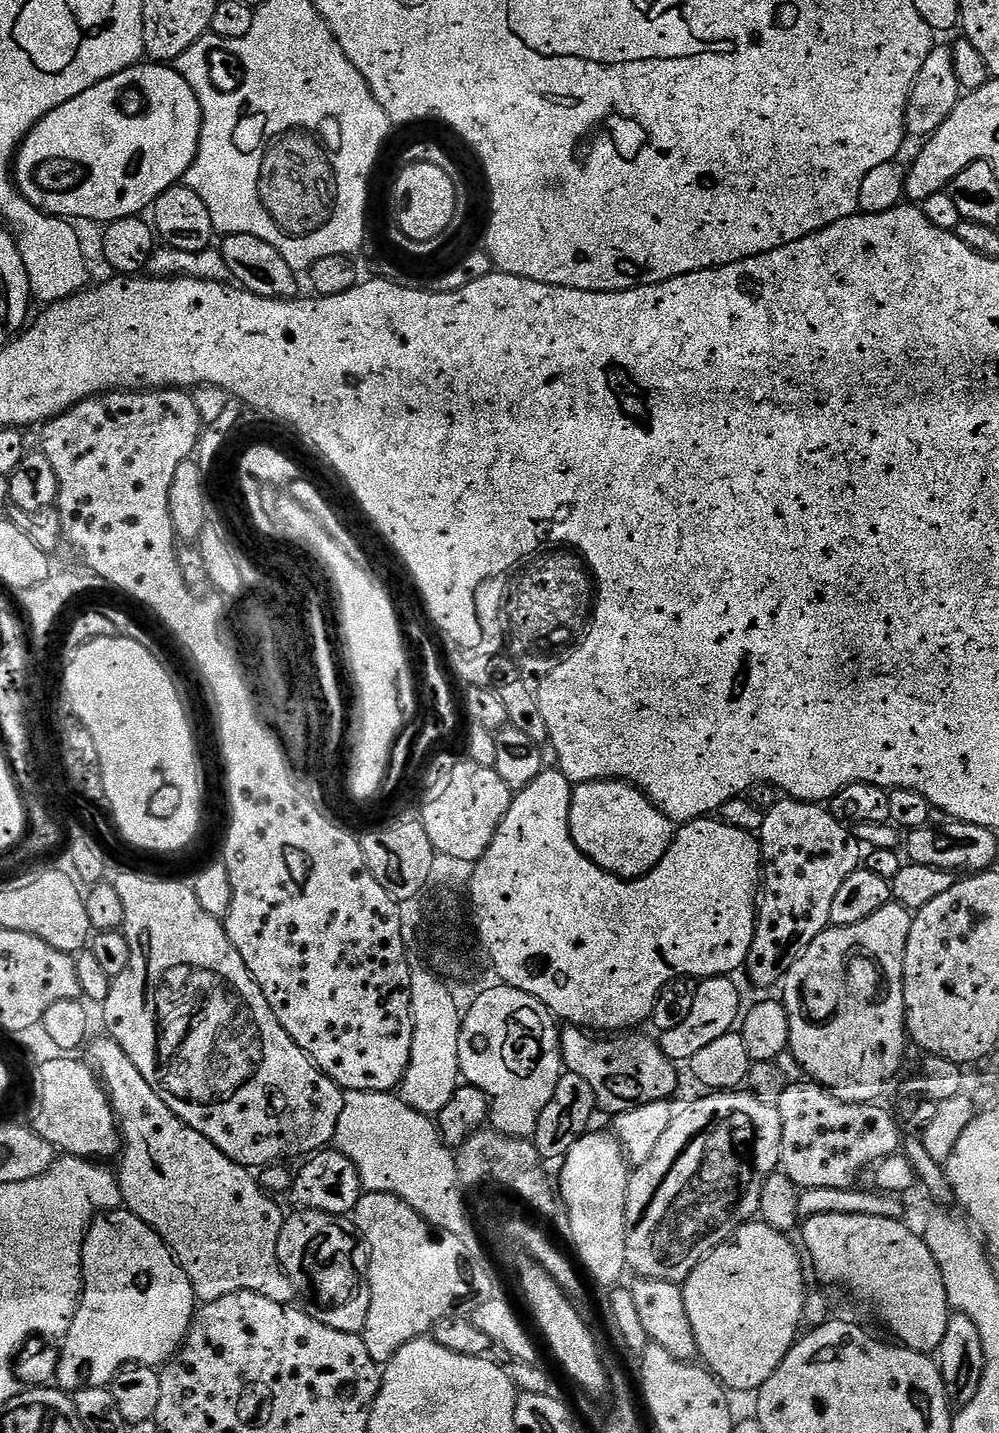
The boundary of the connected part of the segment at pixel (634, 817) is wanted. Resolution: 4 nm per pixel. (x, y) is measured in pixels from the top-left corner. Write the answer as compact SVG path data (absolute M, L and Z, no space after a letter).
M595 780L573 787L570 834L578 850L602 870L621 876L623 880L638 880L654 870L654 866L662 864L676 830L677 825L633 784L622 780Z

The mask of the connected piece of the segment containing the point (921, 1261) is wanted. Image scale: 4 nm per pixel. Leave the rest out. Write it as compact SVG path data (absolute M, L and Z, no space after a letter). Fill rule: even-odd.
M818 1214L817 1216L809 1216L807 1219L803 1221L802 1229L804 1228L804 1248L803 1251L806 1253L808 1251L808 1256L810 1259L812 1259L812 1268L814 1271L816 1271L816 1276L818 1279L821 1280L824 1284L829 1284L832 1288L845 1288L846 1291L849 1292L850 1295L853 1296L856 1300L861 1300L862 1303L865 1304L868 1308L873 1308L874 1311L876 1311L876 1316L878 1319L881 1320L882 1323L885 1324L886 1327L889 1328L890 1331L893 1332L894 1335L897 1336L895 1339L899 1341L903 1347L909 1348L910 1350L914 1350L915 1352L922 1352L925 1354L936 1354L940 1347L942 1346L942 1337L946 1334L946 1326L948 1325L948 1317L950 1315L950 1307L948 1304L947 1296L946 1296L946 1287L943 1285L942 1280L942 1271L938 1268L938 1263L935 1262L933 1254L930 1252L930 1247L927 1246L926 1242L924 1241L923 1235L919 1231L907 1228L906 1225L904 1225L905 1221L903 1219L899 1220L891 1220L890 1218L878 1218L877 1216L867 1216L866 1214Z

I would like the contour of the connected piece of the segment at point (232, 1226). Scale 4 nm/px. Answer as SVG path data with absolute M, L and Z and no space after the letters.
M103 1038L104 1040L93 1039L90 1047L87 1049L87 1059L93 1068L96 1069L96 1075L100 1077L100 1082L108 1091L108 1101L112 1104L112 1109L116 1115L116 1123L120 1130L120 1139L122 1141L122 1151L119 1153L120 1168L118 1167L118 1179L120 1181L120 1198L123 1207L129 1212L133 1212L138 1218L142 1218L142 1222L146 1222L146 1226L150 1226L157 1232L164 1241L168 1243L168 1248L176 1256L176 1261L186 1270L186 1274L190 1278L190 1282L194 1286L194 1294L197 1301L201 1305L214 1302L218 1298L226 1298L226 1294L234 1294L235 1292L257 1292L260 1296L270 1298L279 1304L287 1304L297 1299L294 1286L290 1282L290 1278L284 1273L284 1268L280 1264L280 1259L276 1253L276 1243L280 1237L280 1231L284 1225L286 1216L282 1214L281 1208L273 1201L275 1200L264 1188L259 1179L249 1169L244 1168L235 1163L226 1154L222 1154L222 1150L218 1150L218 1146L214 1146L214 1142L210 1142L202 1134L198 1134L198 1130L194 1130L186 1122L182 1122L182 1118L178 1118L174 1114L174 1110L170 1110L170 1106L166 1106L166 1102L162 1102L162 1098L158 1098L158 1094L154 1094L154 1090L150 1087L150 1082L146 1082L146 1078L142 1078L138 1066L134 1066L134 1062L130 1062L130 1058L126 1058L126 1050L122 1050L122 1046L118 1046L118 1042L114 1042L111 1038Z

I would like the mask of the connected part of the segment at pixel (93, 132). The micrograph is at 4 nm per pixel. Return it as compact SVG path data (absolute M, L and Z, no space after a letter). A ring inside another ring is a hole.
M141 62L132 68L122 70L122 74L114 74L114 78L106 78L98 82L98 86L90 86L78 98L70 98L70 102L62 102L46 118L42 118L30 131L28 137L20 143L14 161L14 181L19 188L21 195L28 199L40 212L48 213L51 216L90 219L94 223L107 226L116 220L140 216L147 213L155 204L156 199L166 190L177 187L183 181L184 175L192 169L192 163L196 160L200 146L200 135L203 132L204 118L202 106L186 78L176 72L175 67L164 62Z

